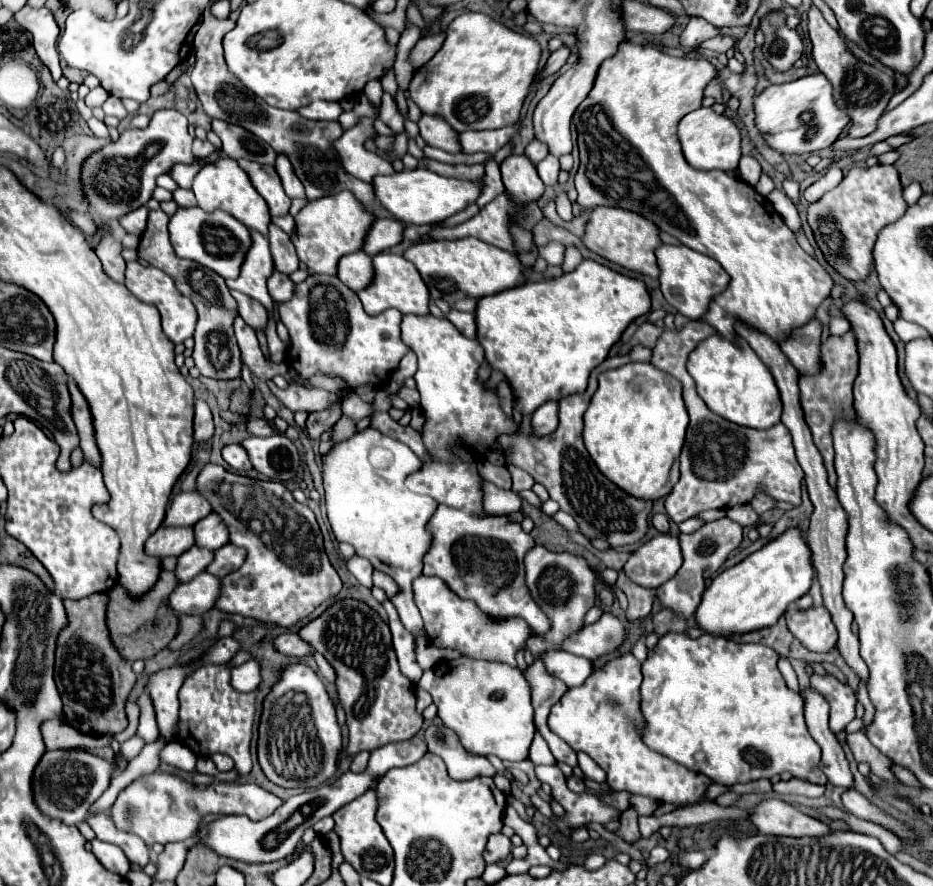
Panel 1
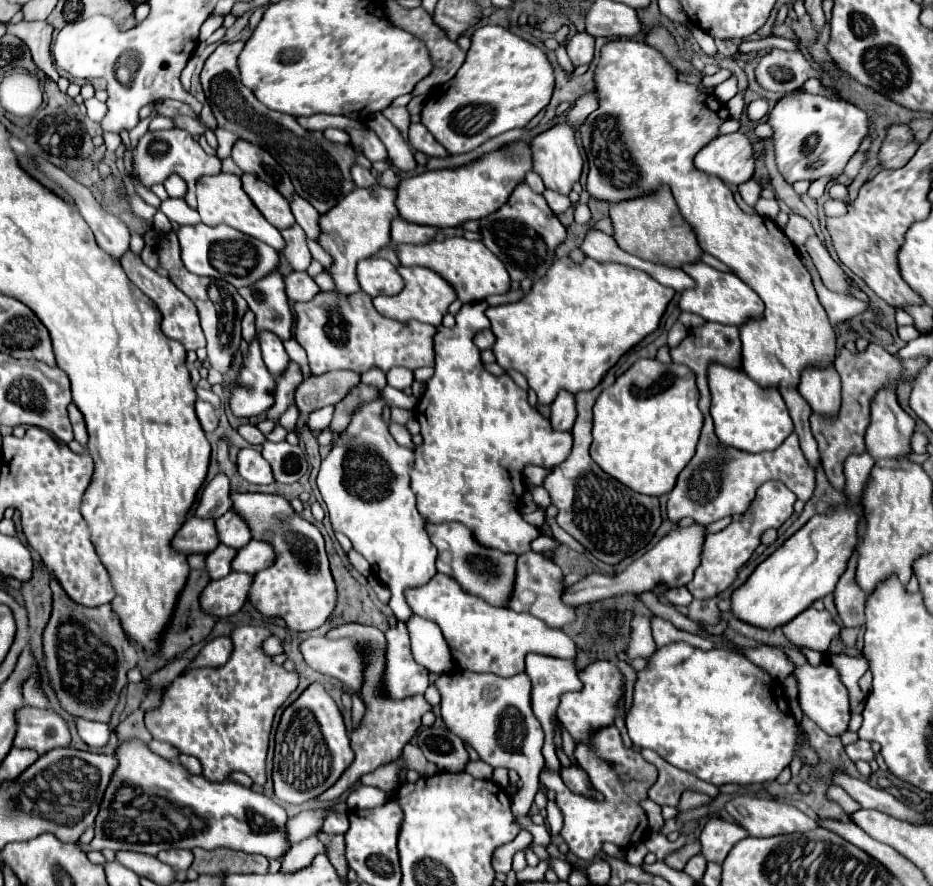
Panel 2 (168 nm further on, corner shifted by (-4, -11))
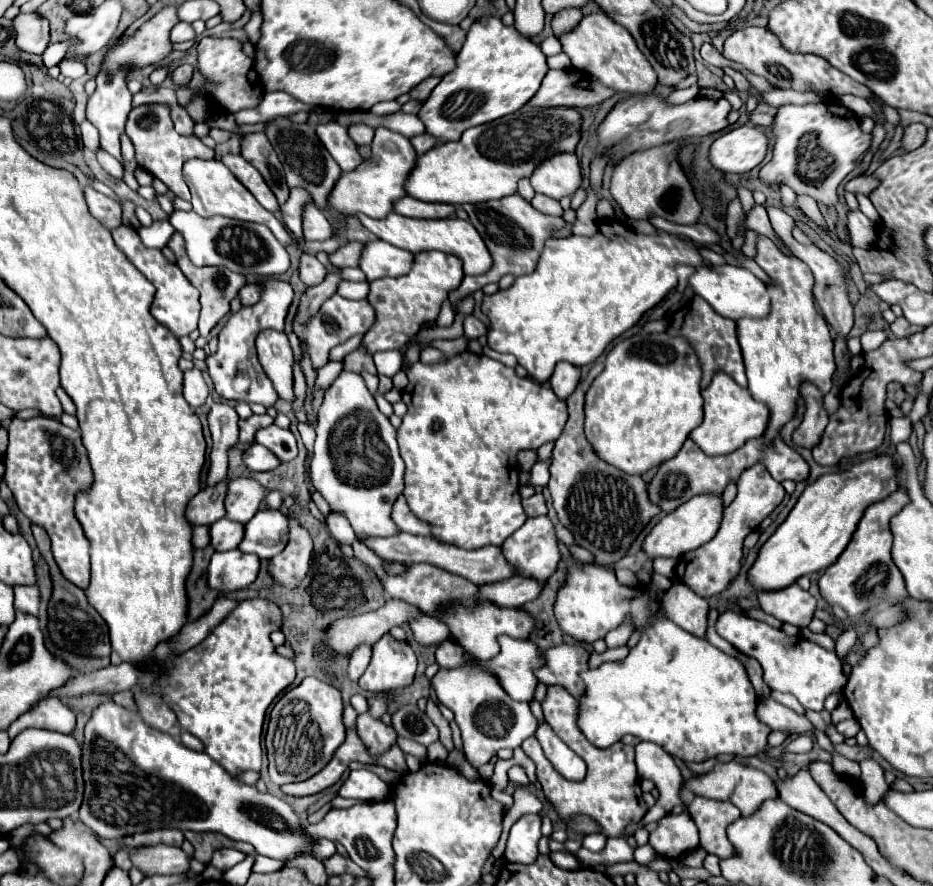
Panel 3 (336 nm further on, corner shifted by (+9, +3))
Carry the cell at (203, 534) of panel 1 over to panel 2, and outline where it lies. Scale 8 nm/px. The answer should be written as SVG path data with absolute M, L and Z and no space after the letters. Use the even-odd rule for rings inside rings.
M228 510L222 518L216 518L216 532L220 544L230 546L234 550L240 550L252 540L250 530L246 530L246 522L242 522L242 518L234 514L234 510Z

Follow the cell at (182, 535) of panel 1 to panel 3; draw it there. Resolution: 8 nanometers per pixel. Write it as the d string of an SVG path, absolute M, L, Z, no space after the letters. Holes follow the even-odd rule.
M223 480L215 486L205 486L199 494L195 494L187 504L187 518L193 526L207 524L211 526L219 518L225 516L225 496L227 496L229 480Z

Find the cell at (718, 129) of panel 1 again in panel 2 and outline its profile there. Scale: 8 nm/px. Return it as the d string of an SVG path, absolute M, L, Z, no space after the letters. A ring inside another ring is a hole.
M742 132L720 134L694 154L694 166L704 174L718 176L724 184L740 186L754 174L754 152Z

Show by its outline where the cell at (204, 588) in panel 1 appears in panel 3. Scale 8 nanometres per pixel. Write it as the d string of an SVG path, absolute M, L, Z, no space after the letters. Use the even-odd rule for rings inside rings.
M241 550L215 552L209 564L209 586L217 592L235 592L255 582L261 568L261 560L255 554Z

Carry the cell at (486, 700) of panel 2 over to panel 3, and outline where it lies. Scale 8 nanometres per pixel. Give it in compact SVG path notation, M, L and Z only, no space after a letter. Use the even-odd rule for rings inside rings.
M461 666L453 670L439 670L431 678L435 696L455 714L455 722L461 730L465 758L471 766L479 768L489 762L501 748L517 748L521 742L535 734L537 718L531 714L527 702L515 702L507 696L497 680L483 672L479 666Z

